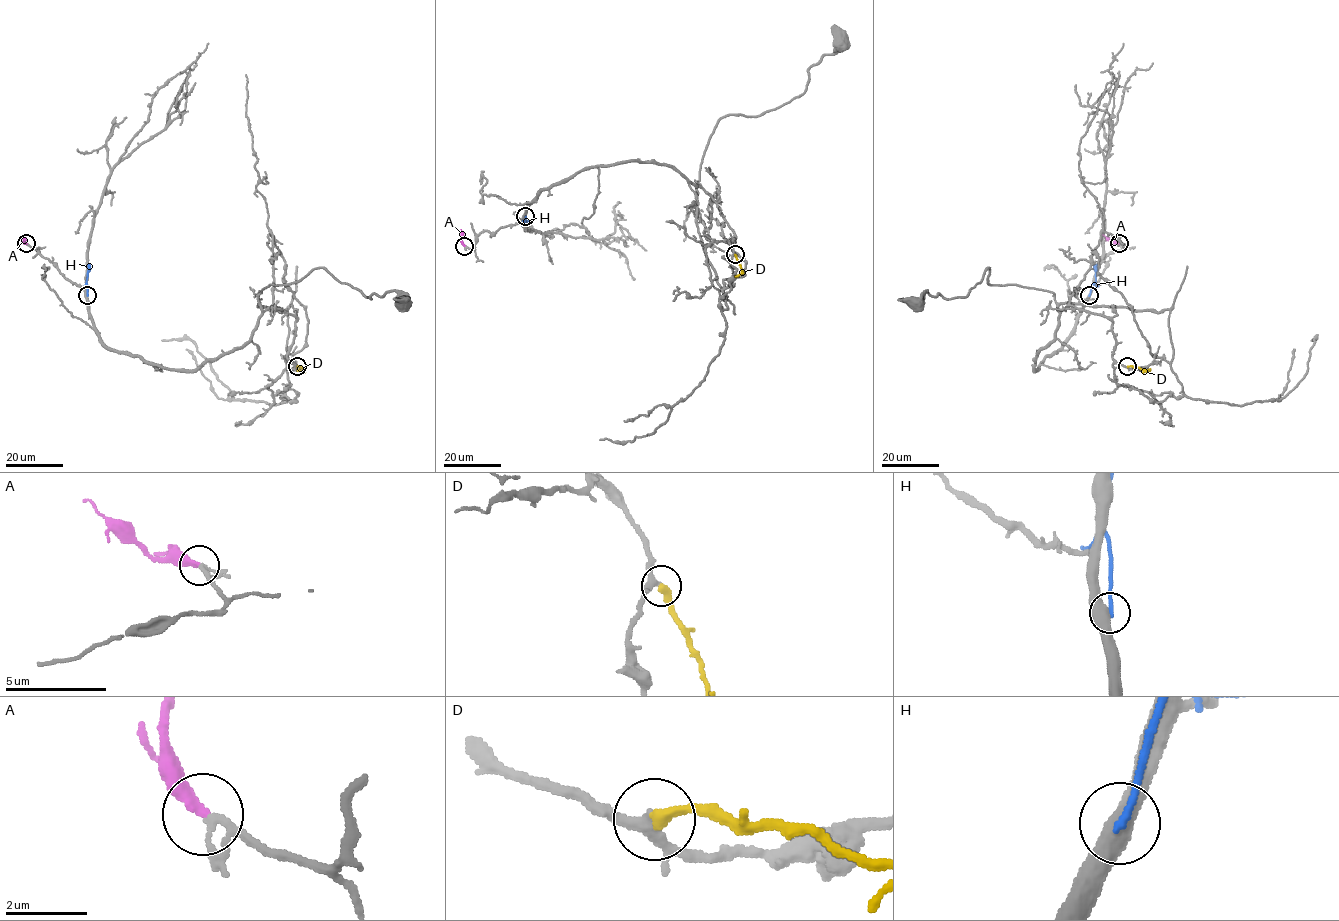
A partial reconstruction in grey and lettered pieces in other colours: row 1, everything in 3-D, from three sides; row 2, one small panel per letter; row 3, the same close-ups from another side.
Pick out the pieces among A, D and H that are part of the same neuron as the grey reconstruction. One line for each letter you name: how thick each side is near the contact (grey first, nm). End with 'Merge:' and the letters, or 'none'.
A: Thickness 170 nm (grey) against 320 nm
Merge: A

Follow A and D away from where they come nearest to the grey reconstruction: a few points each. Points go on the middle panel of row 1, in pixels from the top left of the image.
A: (464, 245), (460, 229)
D: (735, 255), (741, 271), (734, 277)

